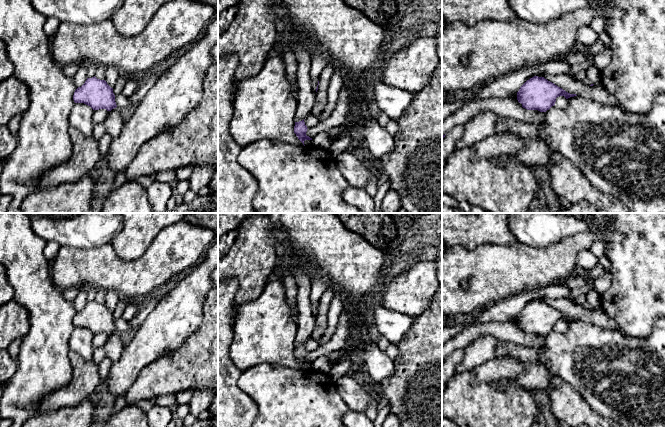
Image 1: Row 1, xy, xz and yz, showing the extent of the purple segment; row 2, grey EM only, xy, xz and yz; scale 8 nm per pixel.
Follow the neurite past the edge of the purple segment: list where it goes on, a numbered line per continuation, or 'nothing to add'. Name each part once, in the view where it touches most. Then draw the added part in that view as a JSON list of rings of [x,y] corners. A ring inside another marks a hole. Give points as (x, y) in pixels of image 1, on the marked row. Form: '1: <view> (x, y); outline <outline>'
nothing to add

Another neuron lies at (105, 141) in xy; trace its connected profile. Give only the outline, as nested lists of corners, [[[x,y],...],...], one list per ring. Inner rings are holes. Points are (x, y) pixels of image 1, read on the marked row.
[[[104,133],[104,135],[99,139],[99,151],[101,155],[104,155],[108,152],[112,140],[113,138],[109,136],[107,133]]]

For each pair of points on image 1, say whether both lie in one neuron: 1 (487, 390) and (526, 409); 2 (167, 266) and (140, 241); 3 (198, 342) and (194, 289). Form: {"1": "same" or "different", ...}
{"1": "same", "2": "different", "3": "different"}

